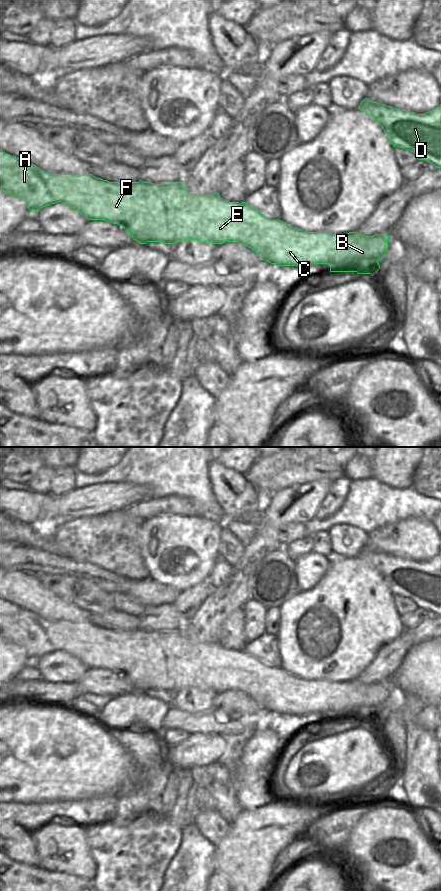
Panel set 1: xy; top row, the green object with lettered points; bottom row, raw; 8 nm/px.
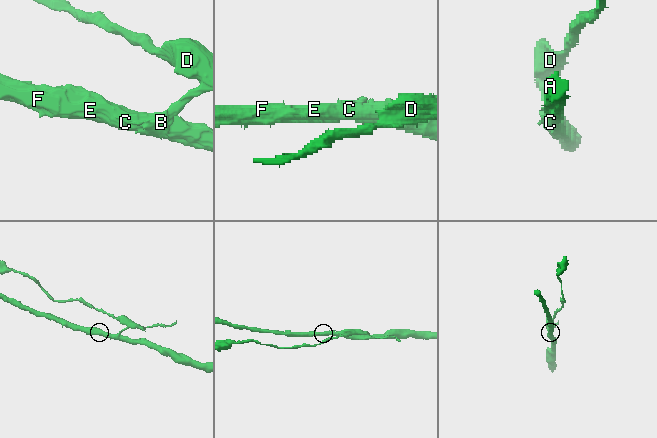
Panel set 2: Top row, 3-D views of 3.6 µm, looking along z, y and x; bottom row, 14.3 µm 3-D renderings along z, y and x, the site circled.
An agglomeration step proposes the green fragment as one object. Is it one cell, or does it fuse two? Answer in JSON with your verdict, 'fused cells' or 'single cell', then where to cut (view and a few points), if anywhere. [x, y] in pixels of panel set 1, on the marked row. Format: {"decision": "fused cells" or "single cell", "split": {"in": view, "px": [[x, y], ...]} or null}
{"decision": "fused cells", "split": {"in": "xy", "px": [[379, 234], [386, 235]]}}

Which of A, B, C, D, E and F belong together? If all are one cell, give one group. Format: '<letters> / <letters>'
A B C E F / D

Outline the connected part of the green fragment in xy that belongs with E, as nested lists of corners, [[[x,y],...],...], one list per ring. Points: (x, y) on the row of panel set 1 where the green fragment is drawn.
[[[2,150],[0,190],[23,200],[32,213],[57,202],[67,204],[88,220],[105,220],[123,226],[140,244],[163,242],[174,245],[183,240],[213,244],[239,242],[251,248],[261,259],[278,266],[328,264],[330,272],[373,276],[380,269],[378,261],[388,251],[388,233],[384,237],[378,234],[365,236],[357,231],[347,234],[305,232],[281,220],[267,218],[245,202],[223,200],[218,192],[207,196],[191,194],[182,182],[153,184],[140,180],[119,184],[92,174],[51,174]]]

